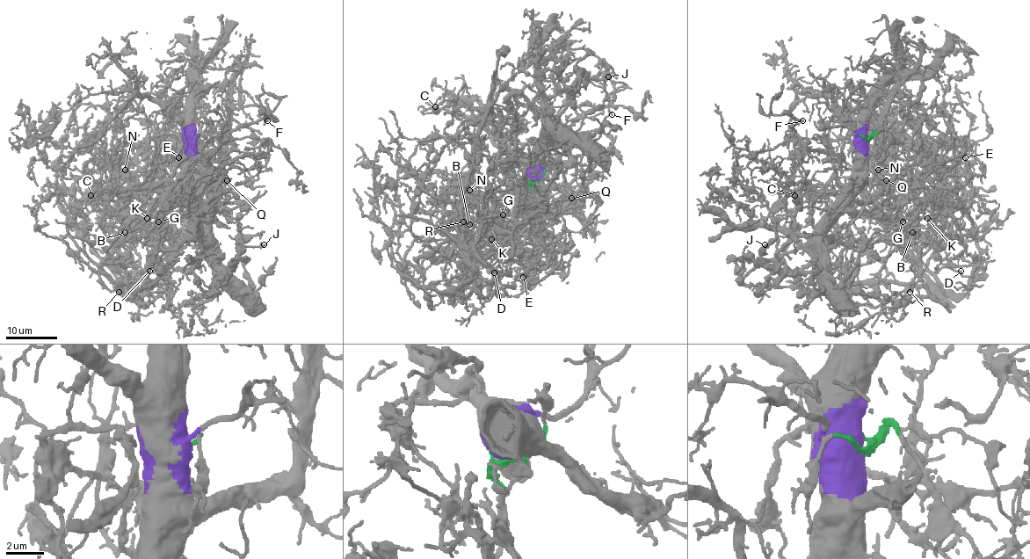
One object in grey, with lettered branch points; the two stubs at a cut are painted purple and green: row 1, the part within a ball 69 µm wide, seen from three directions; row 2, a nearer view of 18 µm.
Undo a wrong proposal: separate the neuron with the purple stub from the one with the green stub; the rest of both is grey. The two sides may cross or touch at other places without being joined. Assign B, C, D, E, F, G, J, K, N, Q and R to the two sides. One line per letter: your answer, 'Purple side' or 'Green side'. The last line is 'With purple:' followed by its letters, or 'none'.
B: Green side
C: Purple side
D: Green side
E: Green side
F: Purple side
G: Green side
J: Purple side
K: Green side
N: Green side
Q: Purple side
R: Green side
With purple: C, F, J, Q

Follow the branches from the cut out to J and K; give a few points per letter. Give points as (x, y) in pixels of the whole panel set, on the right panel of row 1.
J: (866, 140), (862, 186), (823, 235), (822, 263), (805, 274), (774, 270), (762, 255), (767, 247), (765, 244)
K: (867, 140), (875, 134), (898, 170), (921, 181), (917, 194), (912, 188), (916, 221), (925, 225), (928, 219)

